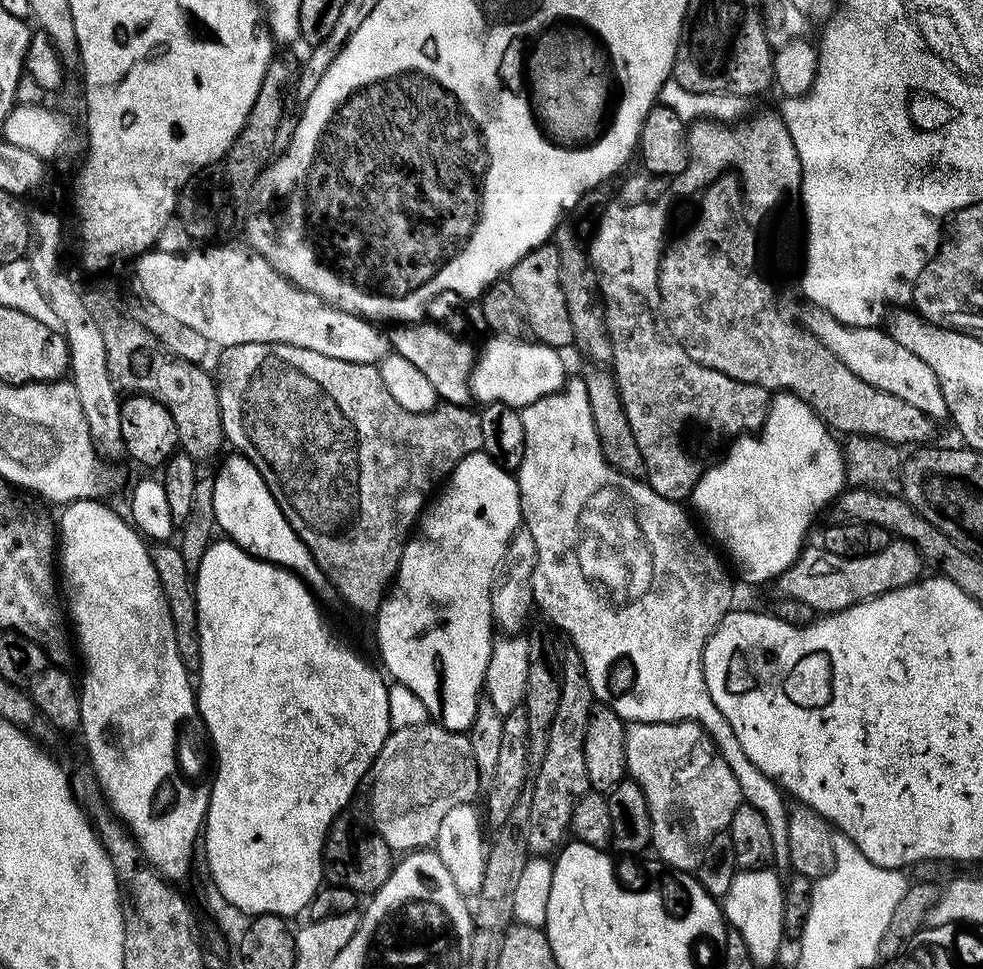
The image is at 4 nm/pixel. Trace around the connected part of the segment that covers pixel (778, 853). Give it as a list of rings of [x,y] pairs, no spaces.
[[[569,375],[565,379],[563,389],[549,396],[538,398],[538,402],[530,402],[520,409],[522,418],[522,430],[524,431],[524,457],[520,463],[518,471],[515,473],[516,485],[520,488],[520,515],[523,527],[534,534],[534,546],[536,547],[536,565],[532,575],[532,598],[537,605],[544,607],[544,612],[553,620],[551,623],[557,629],[568,632],[571,647],[578,650],[578,654],[584,663],[586,678],[592,687],[593,697],[599,703],[606,704],[614,710],[625,722],[634,724],[674,724],[677,720],[695,720],[708,737],[716,744],[716,751],[730,766],[734,778],[738,778],[738,788],[743,803],[754,806],[758,814],[766,822],[770,830],[770,838],[774,846],[774,864],[777,869],[789,867],[788,863],[788,814],[789,805],[784,805],[786,801],[785,793],[775,780],[771,780],[754,762],[750,762],[746,750],[742,750],[742,742],[738,742],[738,734],[734,734],[734,726],[726,722],[726,714],[714,706],[714,698],[710,698],[710,690],[706,686],[704,677],[704,647],[714,634],[714,630],[722,622],[722,618],[733,611],[732,604],[732,580],[728,577],[728,572],[724,569],[724,564],[708,549],[708,544],[700,540],[696,533],[696,528],[692,525],[693,517],[684,513],[683,503],[662,498],[643,479],[636,479],[620,472],[603,457],[599,446],[598,434],[595,433],[594,417],[590,410],[590,401],[587,397],[586,382],[583,375]]]

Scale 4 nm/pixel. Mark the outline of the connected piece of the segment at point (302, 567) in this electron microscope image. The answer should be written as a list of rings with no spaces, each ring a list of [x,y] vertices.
[[[231,454],[219,468],[212,486],[212,505],[210,511],[215,525],[223,532],[227,539],[248,552],[257,560],[264,560],[276,567],[283,567],[295,572],[313,593],[321,599],[332,594],[327,573],[320,568],[310,554],[309,548],[300,538],[286,516],[282,514],[277,500],[270,494],[265,480],[245,456]]]

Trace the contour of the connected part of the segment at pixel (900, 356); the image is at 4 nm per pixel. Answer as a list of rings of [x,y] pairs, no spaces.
[[[812,306],[805,316],[802,316],[802,322],[805,327],[842,362],[842,366],[850,366],[862,382],[870,382],[878,390],[886,390],[886,394],[894,394],[894,398],[902,398],[902,402],[910,402],[910,406],[918,406],[922,414],[929,416],[933,422],[949,419],[946,398],[942,398],[942,386],[938,378],[934,378],[934,370],[918,358],[902,342],[898,342],[892,336],[891,331],[884,330],[877,326],[867,328],[866,326],[850,326],[845,324],[834,313],[830,313],[821,306]]]

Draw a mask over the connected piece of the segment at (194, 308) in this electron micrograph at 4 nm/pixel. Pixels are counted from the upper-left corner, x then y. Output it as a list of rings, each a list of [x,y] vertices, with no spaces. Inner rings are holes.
[[[208,248],[205,252],[188,252],[185,256],[175,256],[172,252],[156,251],[149,250],[135,261],[141,290],[165,315],[198,331],[208,340],[209,345],[216,347],[217,344],[217,349],[223,350],[246,342],[270,342],[300,346],[330,358],[371,365],[379,363],[389,349],[387,337],[379,334],[372,325],[375,323],[351,312],[344,312],[321,296],[301,288],[278,268],[276,270],[260,252],[251,252],[248,248]]]

